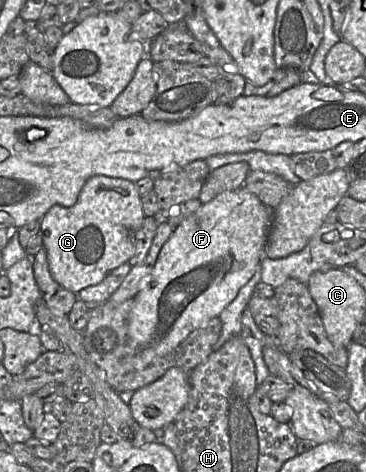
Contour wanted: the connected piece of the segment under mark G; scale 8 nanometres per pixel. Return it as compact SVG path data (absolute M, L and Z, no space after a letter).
M93 176L84 184L71 207L52 206L41 218L43 247L51 276L75 294L94 286L135 253L135 233L145 215L136 184L122 178Z

